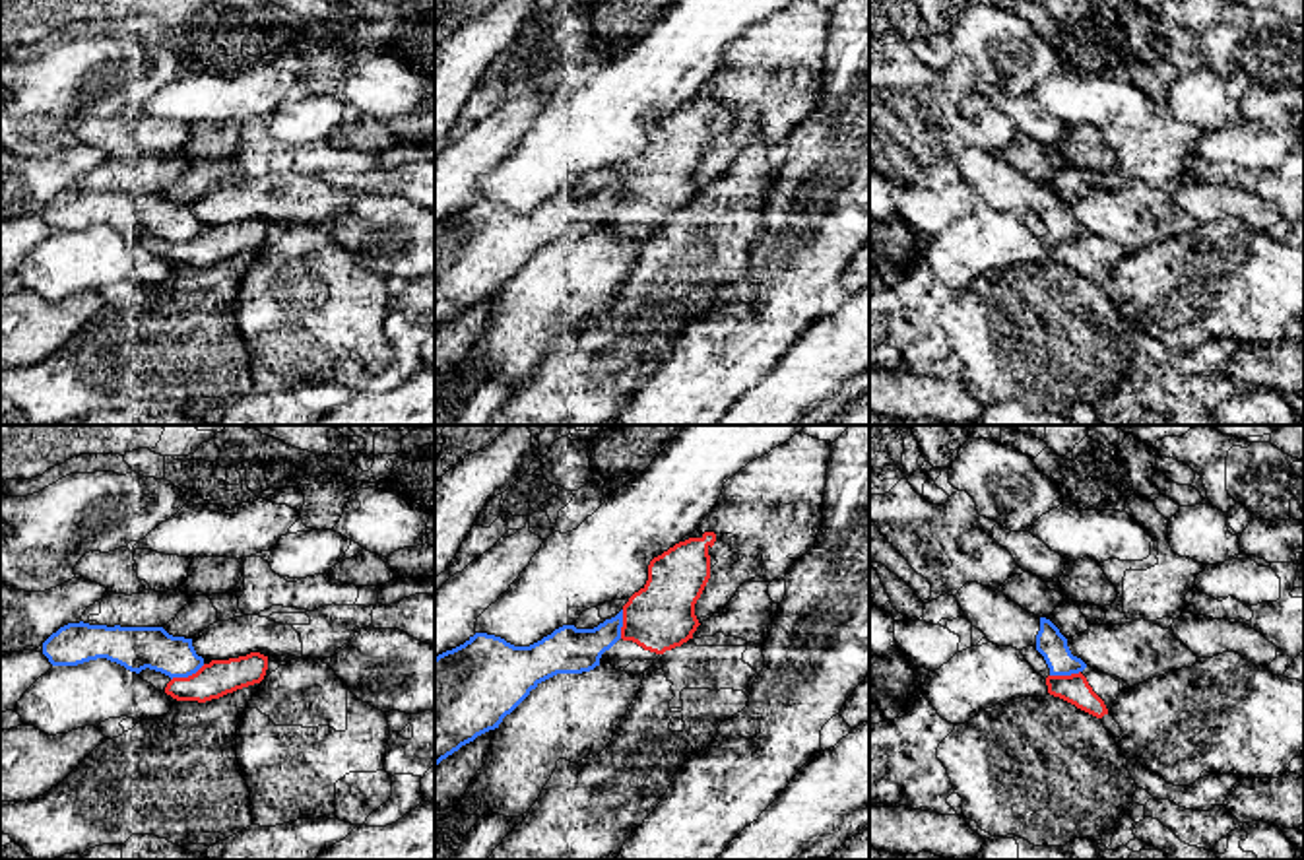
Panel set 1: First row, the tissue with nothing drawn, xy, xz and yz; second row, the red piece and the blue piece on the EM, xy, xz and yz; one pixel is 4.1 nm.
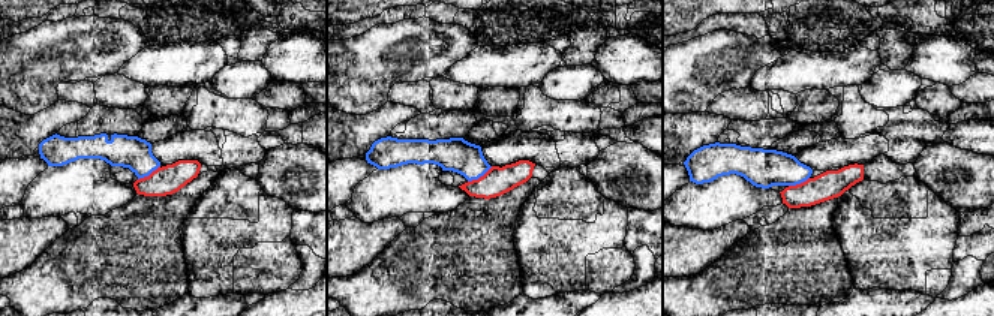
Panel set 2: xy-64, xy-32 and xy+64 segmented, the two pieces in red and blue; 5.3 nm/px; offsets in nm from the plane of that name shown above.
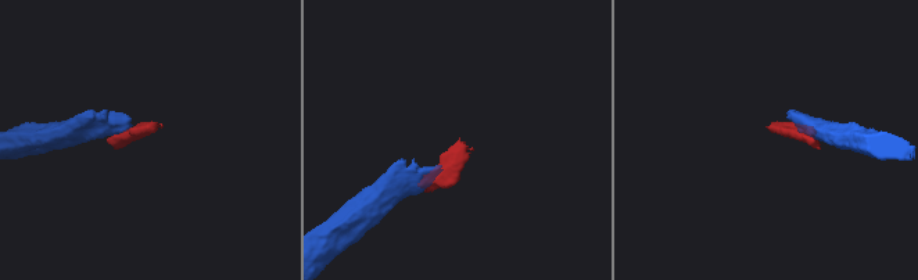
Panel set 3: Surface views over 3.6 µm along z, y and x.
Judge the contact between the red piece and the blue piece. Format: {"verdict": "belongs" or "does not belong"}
{"verdict": "does not belong"}

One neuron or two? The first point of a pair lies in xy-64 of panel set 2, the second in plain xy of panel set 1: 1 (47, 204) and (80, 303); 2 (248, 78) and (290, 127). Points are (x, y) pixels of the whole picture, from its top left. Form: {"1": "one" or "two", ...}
{"1": "two", "2": "one"}

